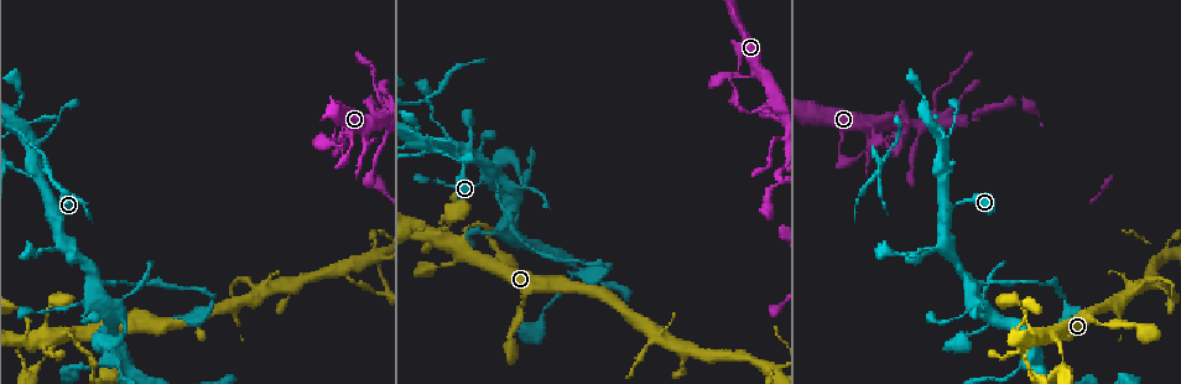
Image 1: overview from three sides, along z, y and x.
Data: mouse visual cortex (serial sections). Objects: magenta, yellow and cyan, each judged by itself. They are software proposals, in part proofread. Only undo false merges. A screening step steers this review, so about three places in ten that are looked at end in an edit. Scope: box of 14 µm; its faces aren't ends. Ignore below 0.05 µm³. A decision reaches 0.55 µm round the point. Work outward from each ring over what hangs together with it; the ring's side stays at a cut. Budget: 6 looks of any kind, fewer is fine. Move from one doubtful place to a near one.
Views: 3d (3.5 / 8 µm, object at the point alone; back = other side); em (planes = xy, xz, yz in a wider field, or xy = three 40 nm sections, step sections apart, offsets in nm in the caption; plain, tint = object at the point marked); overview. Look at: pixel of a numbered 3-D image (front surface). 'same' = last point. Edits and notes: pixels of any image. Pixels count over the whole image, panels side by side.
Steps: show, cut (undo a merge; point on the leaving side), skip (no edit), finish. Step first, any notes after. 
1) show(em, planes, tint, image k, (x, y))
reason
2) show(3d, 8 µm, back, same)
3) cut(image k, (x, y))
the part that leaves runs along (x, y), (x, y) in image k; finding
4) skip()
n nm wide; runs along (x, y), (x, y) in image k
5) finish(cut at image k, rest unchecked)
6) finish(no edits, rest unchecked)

show(3d, 3.5 µm, image 1, (31, 152))
three-way junction

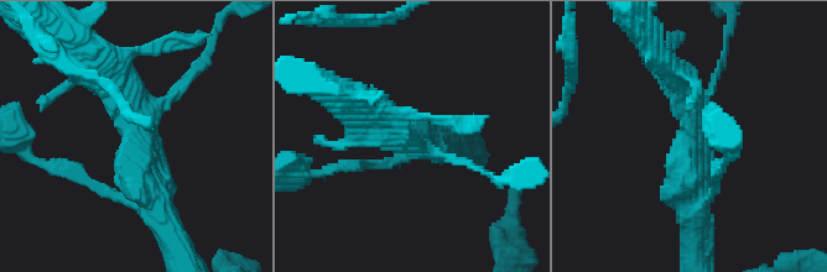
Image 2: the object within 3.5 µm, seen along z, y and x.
show(em, xy, step 2, tint, image 2, (417, 143))
3 arms; arms of 100, 350, 400 nm; shape alone is not enough

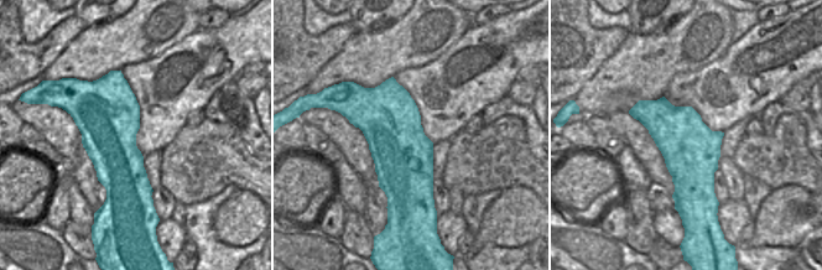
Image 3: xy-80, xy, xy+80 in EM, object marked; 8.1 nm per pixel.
skip()
500 nm wide; runs along (155, 199), (131, 104), (94, 63) in image 2; one cell here

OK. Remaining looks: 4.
show(3d, 3.5 µm, image 1, (24, 338))

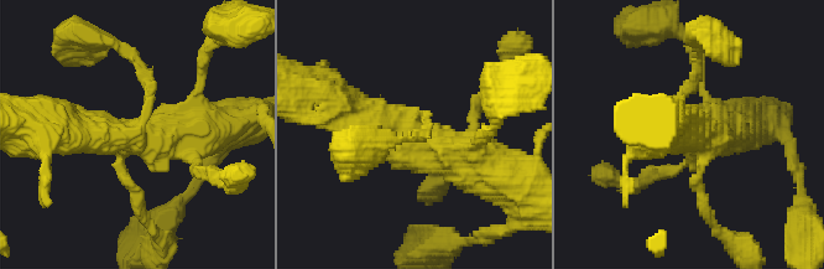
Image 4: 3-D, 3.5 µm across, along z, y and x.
show(em, xy, step 3, tint, image 4, (136, 139))
4 arms; arms of 150, 150, 450, 600 nm; now the EM

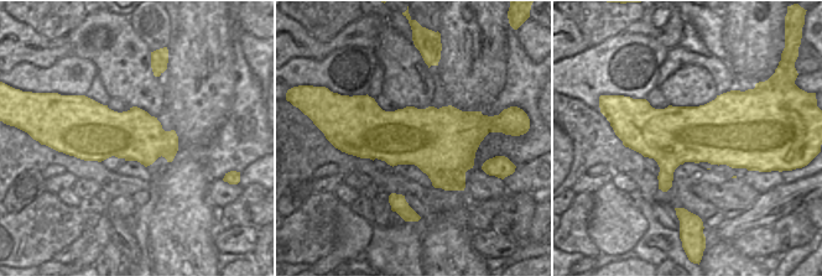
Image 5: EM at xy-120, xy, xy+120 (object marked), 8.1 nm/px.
skip()
runs along (489, 169), (348, 105) in image 4; one cell here

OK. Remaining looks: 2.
show(3d, 8 µm, image 1, (347, 151))
narrows sharply

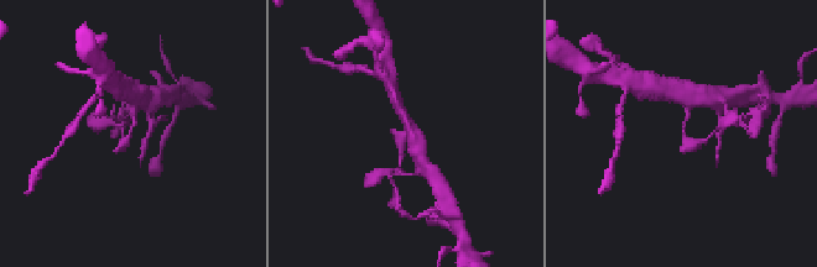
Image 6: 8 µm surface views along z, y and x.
show(em, xy, step 2, tint, image 6, (683, 130))

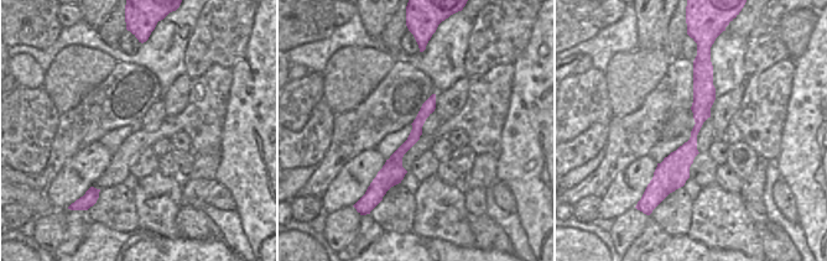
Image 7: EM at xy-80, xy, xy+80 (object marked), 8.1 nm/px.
skip()
runs along (698, 64), (698, 125), (670, 188) in image 7; all the same cell

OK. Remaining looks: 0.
finish(no edits, rest unchecked)

